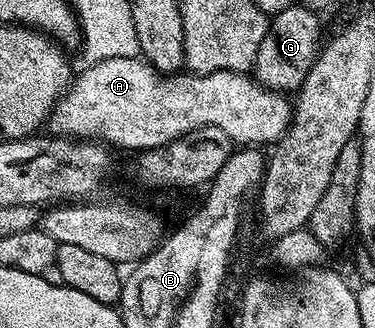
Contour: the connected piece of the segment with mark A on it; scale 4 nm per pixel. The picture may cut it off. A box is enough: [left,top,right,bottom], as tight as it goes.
[50,56,292,154]

